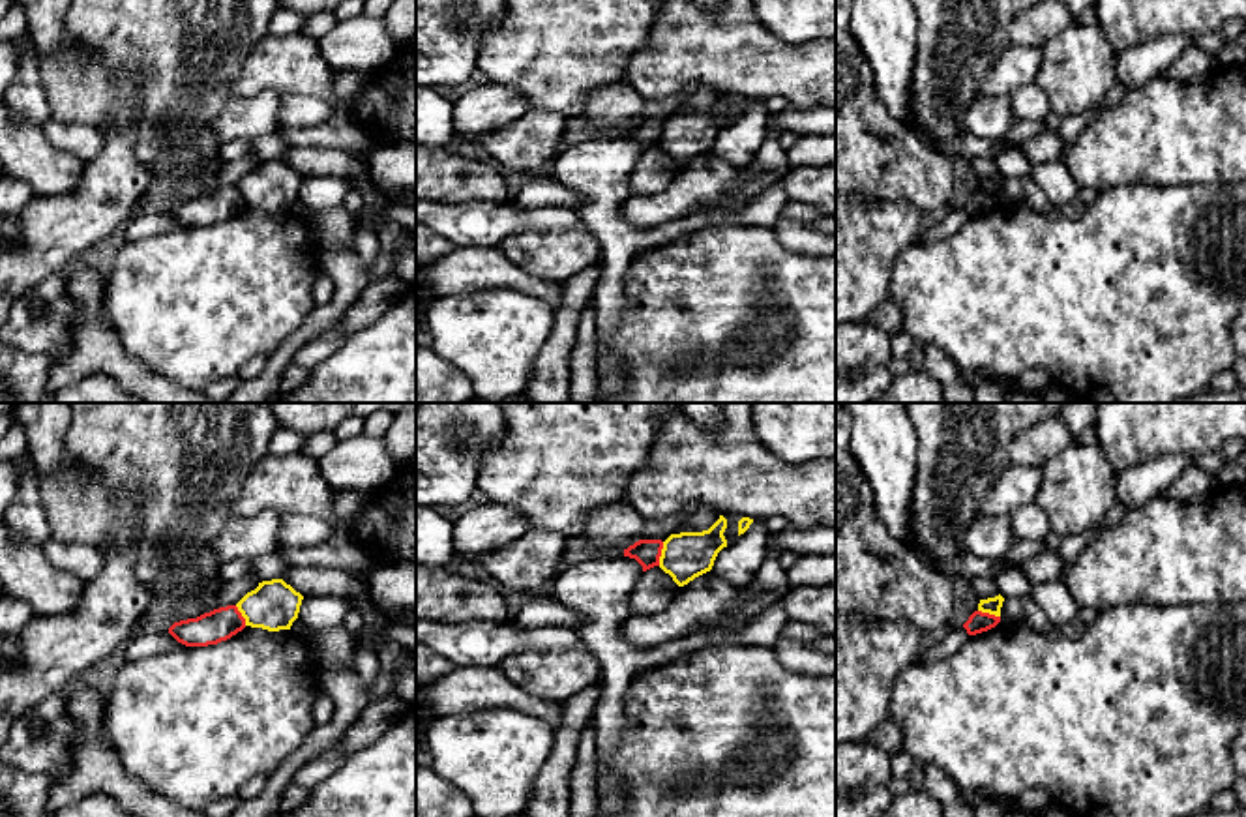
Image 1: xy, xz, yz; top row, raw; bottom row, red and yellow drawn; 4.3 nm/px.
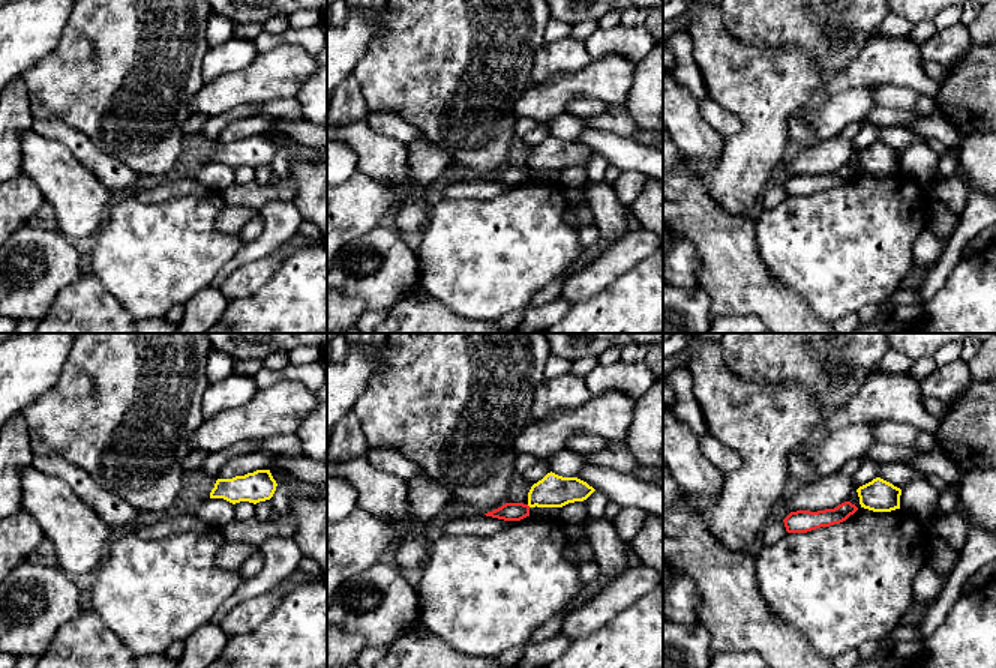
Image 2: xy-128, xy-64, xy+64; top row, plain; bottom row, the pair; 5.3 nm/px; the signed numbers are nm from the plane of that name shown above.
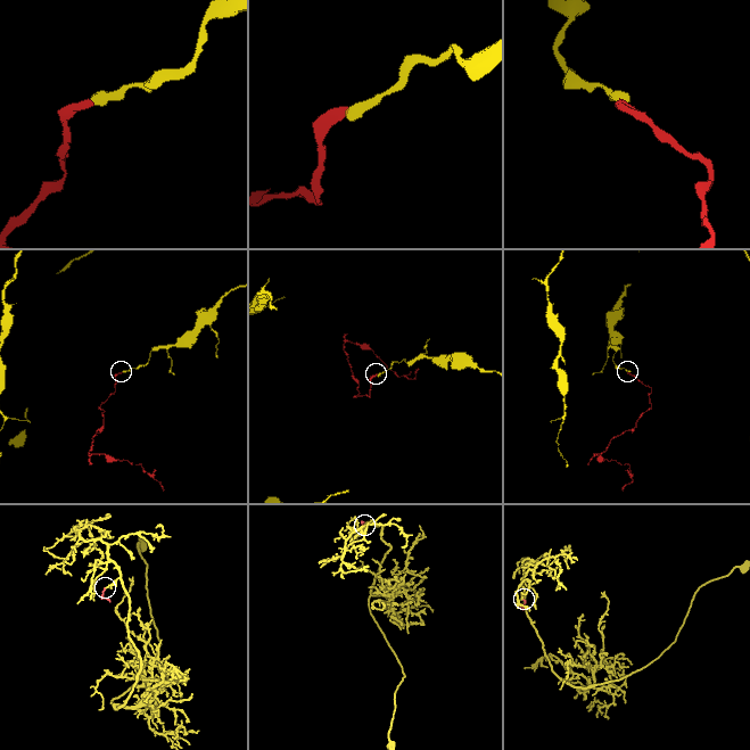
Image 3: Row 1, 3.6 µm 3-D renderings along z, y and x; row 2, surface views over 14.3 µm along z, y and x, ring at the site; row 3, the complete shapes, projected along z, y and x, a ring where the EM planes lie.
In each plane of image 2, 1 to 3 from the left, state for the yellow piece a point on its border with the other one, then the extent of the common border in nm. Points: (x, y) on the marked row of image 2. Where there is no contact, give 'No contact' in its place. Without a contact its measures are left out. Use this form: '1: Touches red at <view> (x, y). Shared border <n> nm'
1: No contact
2: No contact
3: No contact

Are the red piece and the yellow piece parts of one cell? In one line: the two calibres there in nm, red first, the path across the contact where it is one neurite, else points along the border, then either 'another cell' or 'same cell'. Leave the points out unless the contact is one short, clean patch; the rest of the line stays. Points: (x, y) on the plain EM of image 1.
calibres 110 and 200 nm; border xz (664, 122), (658, 145); another cell

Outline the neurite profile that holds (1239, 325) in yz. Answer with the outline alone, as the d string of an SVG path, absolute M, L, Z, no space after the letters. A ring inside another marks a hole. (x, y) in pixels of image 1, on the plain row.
M1242 311L1233 322L1231 322L1231 341L1237 349L1237 356L1246 358L1246 311Z

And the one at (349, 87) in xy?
M356 69L334 71L330 90L337 109L352 112L367 94L371 77L373 75Z

